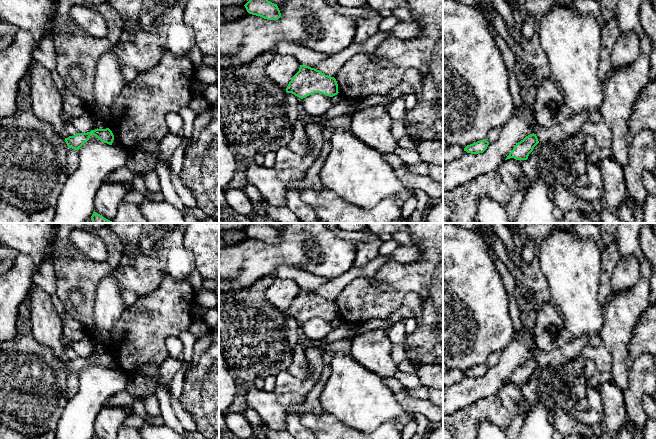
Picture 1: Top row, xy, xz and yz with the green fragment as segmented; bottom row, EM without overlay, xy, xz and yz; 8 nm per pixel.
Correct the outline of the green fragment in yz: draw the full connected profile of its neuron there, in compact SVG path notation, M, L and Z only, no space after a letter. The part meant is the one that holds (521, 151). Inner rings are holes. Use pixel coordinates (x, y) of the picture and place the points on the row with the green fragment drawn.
M530 134L523 140L518 142L513 150L507 156L507 159L514 158L516 160L527 160L529 154L533 151L534 147L539 143L536 134Z

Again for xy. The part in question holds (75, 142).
M109 128L106 129L95 129L87 133L77 133L74 136L69 136L65 138L65 142L68 148L79 150L79 148L89 140L91 135L96 136L101 142L112 145L114 140L114 135Z

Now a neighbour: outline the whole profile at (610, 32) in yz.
M612 18L601 30L601 53L598 69L598 77L603 83L611 72L611 53L613 46L621 34L621 29L616 18Z

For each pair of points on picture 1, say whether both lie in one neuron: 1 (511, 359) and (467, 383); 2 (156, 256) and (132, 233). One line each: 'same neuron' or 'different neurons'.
1: same neuron
2: same neuron

